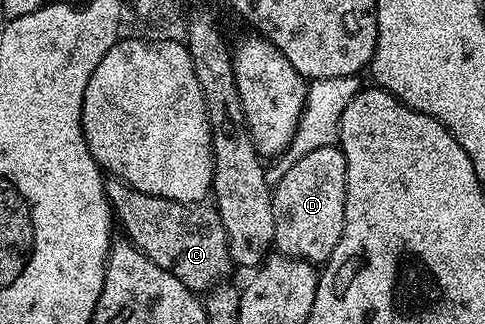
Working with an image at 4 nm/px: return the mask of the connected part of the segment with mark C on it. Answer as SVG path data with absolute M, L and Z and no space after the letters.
M108 176L103 186L114 220L118 224L120 221L127 232L124 233L126 240L157 263L157 267L181 279L181 283L192 291L213 289L230 278L227 276L233 270L233 262L218 209L207 203L186 205L157 195L145 195L118 177Z

